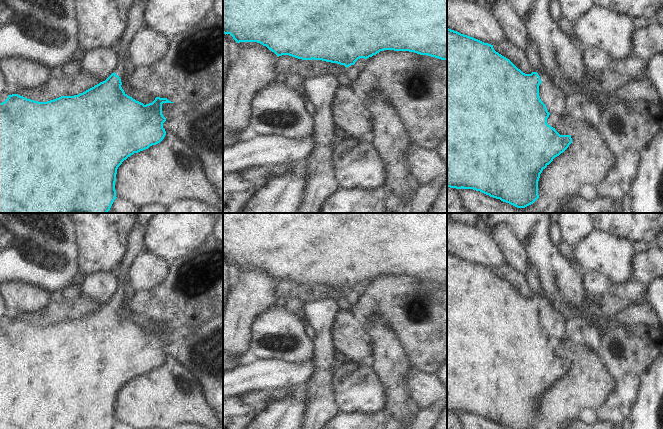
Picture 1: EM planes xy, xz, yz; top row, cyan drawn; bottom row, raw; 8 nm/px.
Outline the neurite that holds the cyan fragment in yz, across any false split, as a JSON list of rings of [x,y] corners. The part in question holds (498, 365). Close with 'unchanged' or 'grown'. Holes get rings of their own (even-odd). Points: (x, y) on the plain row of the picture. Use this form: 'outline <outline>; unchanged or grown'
outline [[[447,252],[447,411],[473,413],[511,429],[531,429],[539,422],[540,398],[572,367],[571,359],[560,359],[547,348],[550,337],[539,321],[539,309],[542,305],[541,293],[533,292],[531,298],[525,298],[509,283],[496,276],[493,269]]]; grown

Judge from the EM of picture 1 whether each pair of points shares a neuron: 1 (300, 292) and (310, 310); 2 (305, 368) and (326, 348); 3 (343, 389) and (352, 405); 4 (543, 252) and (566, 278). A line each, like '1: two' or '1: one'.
1: two
2: two
3: one
4: one

